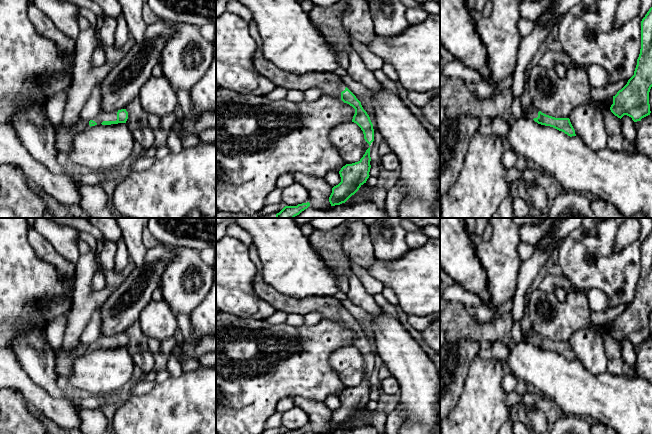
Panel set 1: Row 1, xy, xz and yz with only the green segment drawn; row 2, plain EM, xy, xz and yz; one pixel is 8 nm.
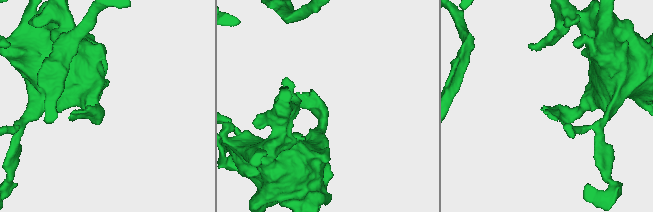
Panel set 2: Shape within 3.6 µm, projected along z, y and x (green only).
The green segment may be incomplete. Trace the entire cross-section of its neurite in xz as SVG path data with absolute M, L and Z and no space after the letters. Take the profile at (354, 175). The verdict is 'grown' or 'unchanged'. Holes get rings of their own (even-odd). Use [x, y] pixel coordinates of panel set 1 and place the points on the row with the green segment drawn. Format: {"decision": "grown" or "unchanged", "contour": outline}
{"decision": "unchanged", "contour": "M370 147L363 157L355 163L346 164L339 171L341 182L332 188L329 197L331 206L345 203L359 188L366 183L370 172Z"}

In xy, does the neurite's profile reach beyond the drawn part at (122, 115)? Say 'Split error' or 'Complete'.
Split error

